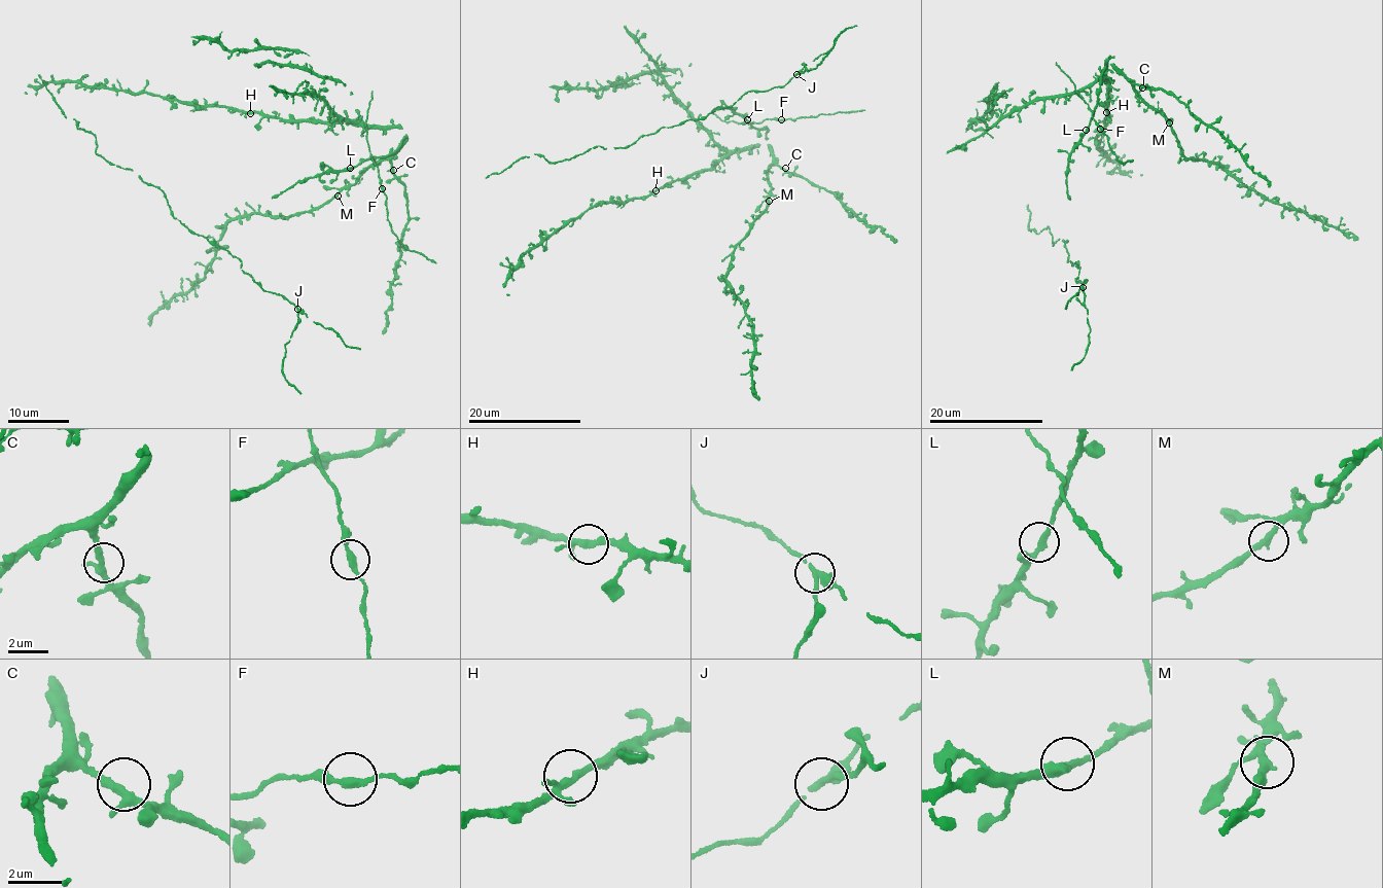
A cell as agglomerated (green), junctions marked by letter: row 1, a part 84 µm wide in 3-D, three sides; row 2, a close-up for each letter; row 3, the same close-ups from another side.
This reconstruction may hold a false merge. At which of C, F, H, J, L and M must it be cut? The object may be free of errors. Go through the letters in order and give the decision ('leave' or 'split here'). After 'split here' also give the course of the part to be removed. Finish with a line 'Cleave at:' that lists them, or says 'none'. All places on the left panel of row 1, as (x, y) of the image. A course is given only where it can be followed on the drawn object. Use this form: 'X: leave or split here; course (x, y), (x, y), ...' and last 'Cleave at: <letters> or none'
C: leave
F: leave
H: leave
J: split here; course (297, 310), (297, 325), (285, 346), (283, 366), (285, 380), (302, 393)
L: leave
M: leave
Cleave at: J

